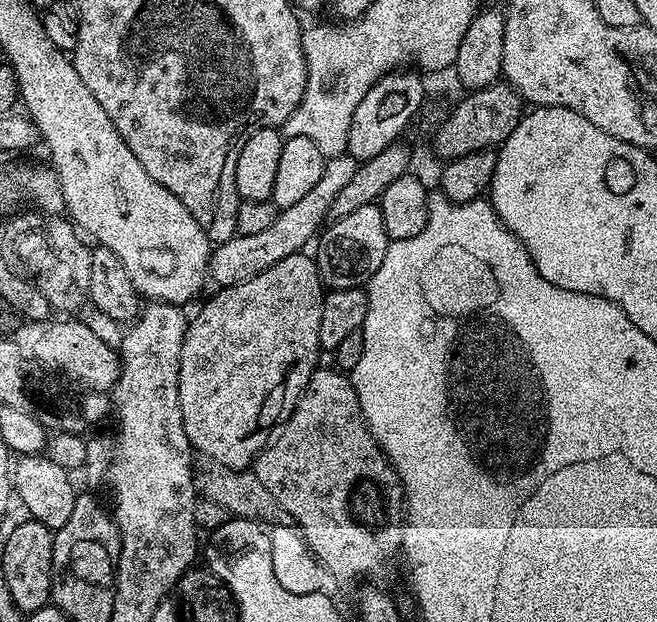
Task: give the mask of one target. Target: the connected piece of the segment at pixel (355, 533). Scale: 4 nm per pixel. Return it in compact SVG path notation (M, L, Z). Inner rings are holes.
M329 366L317 367L312 373L310 382L306 390L300 396L296 403L296 409L290 414L290 418L275 433L274 439L261 449L254 461L254 471L256 476L262 480L262 483L274 498L281 503L282 507L290 512L295 520L296 528L302 530L305 542L309 545L313 555L330 570L330 574L345 578L345 576L364 576L360 578L372 578L375 572L380 572L395 556L401 555L404 547L404 522L406 519L406 497L404 495L404 483L398 478L396 471L392 469L392 464L380 448L380 443L372 436L372 431L368 428L368 423L364 421L364 415L358 402L358 394L354 390L351 379L343 371Z

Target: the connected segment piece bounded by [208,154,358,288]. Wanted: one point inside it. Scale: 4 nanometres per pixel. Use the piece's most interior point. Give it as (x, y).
(237, 260)

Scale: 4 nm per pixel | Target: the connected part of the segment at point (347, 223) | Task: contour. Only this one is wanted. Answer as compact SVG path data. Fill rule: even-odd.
M379 203L367 204L351 214L346 214L346 218L331 221L323 229L319 240L320 249L314 252L314 259L320 267L320 279L328 290L367 285L378 266L382 266L382 258L386 258L386 250L390 243L386 234L386 222L382 222Z

